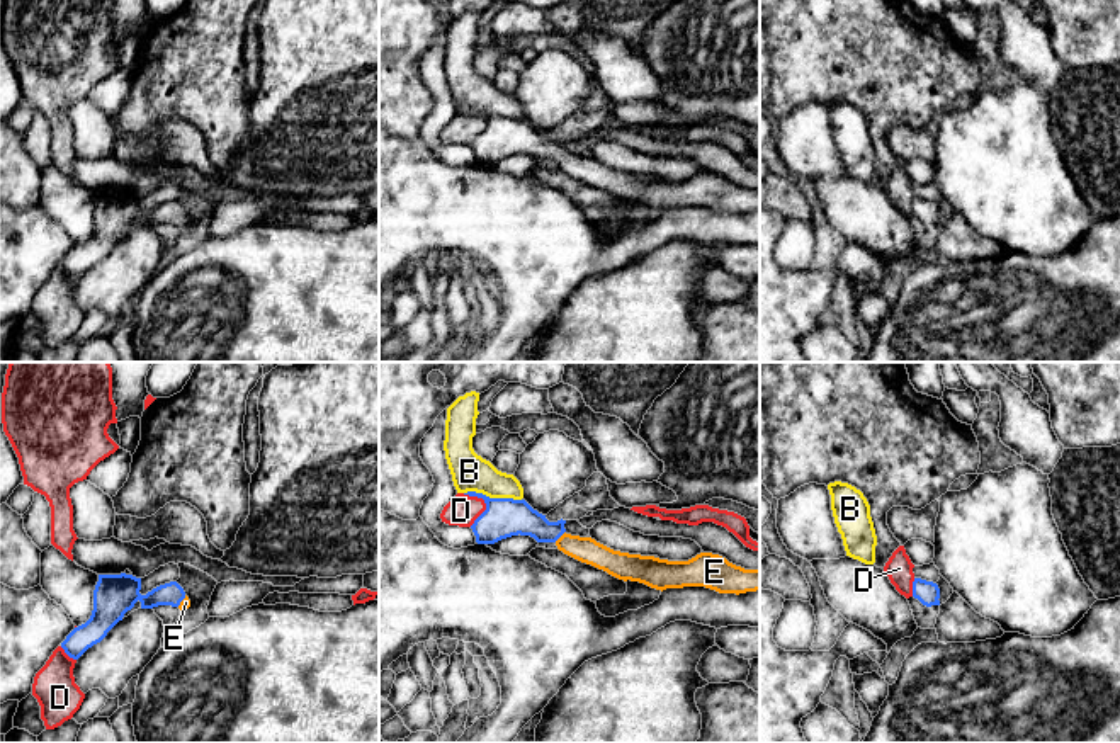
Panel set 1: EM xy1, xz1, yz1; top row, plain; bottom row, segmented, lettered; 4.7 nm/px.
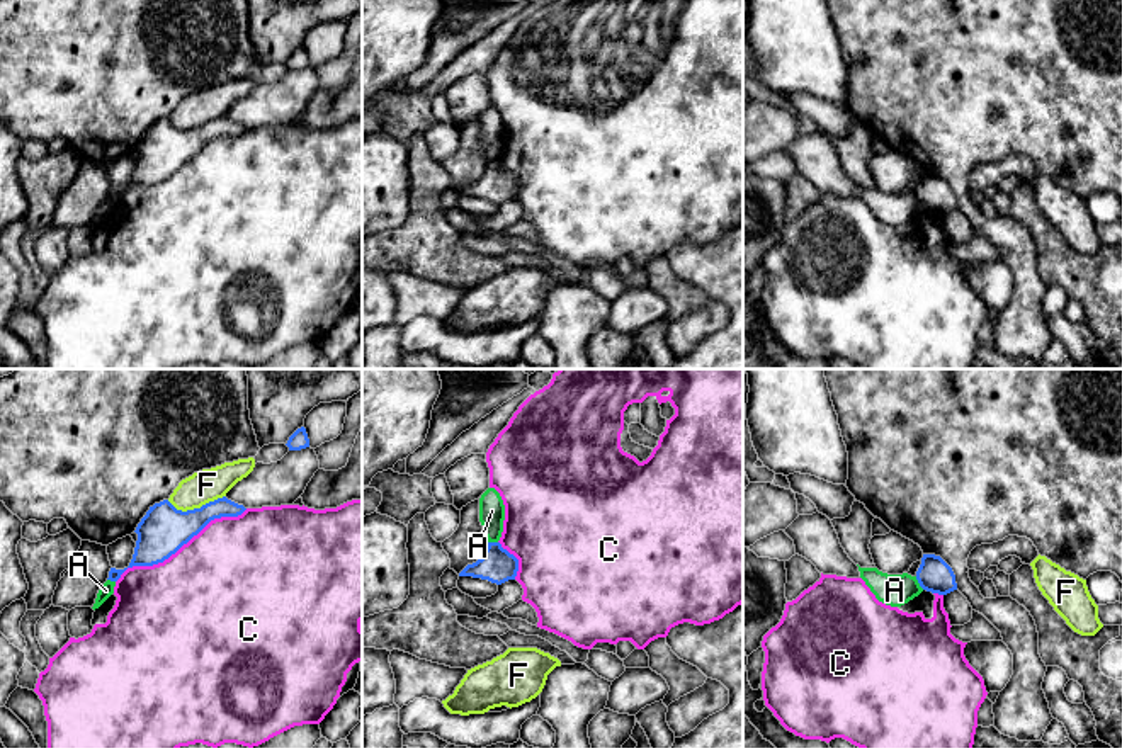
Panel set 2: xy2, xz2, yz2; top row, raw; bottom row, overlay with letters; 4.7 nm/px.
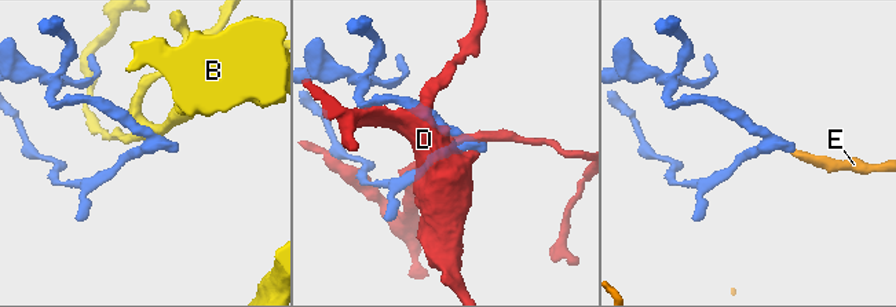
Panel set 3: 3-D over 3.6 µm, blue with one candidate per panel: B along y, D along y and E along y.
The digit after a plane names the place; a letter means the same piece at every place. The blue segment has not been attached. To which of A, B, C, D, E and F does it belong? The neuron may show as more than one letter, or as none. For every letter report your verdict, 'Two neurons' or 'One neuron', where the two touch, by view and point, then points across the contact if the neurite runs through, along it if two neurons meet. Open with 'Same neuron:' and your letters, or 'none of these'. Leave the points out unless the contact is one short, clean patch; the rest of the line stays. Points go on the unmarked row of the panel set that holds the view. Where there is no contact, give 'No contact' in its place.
Same neuron: E
A: Two neurons. Touches blue at yz2 (918, 201). Boundary: yz2 (915, 196), (923, 208)
B: Two neurons. Touches blue at xz1 (493, 118). Boundary: xz1 (464, 111), (520, 119)
C: Two neurons. Touches blue at xy2 (181, 165)
D: Two neurons. Touches blue at xz1 (485, 121)
E: One neuron. Touches blue at xz1 (560, 155). Path across: xz1 (510, 136), (520, 136), (560, 155), (568, 164), (585, 169)
F: Two neurons. Touches blue at xy2 (196, 128)

